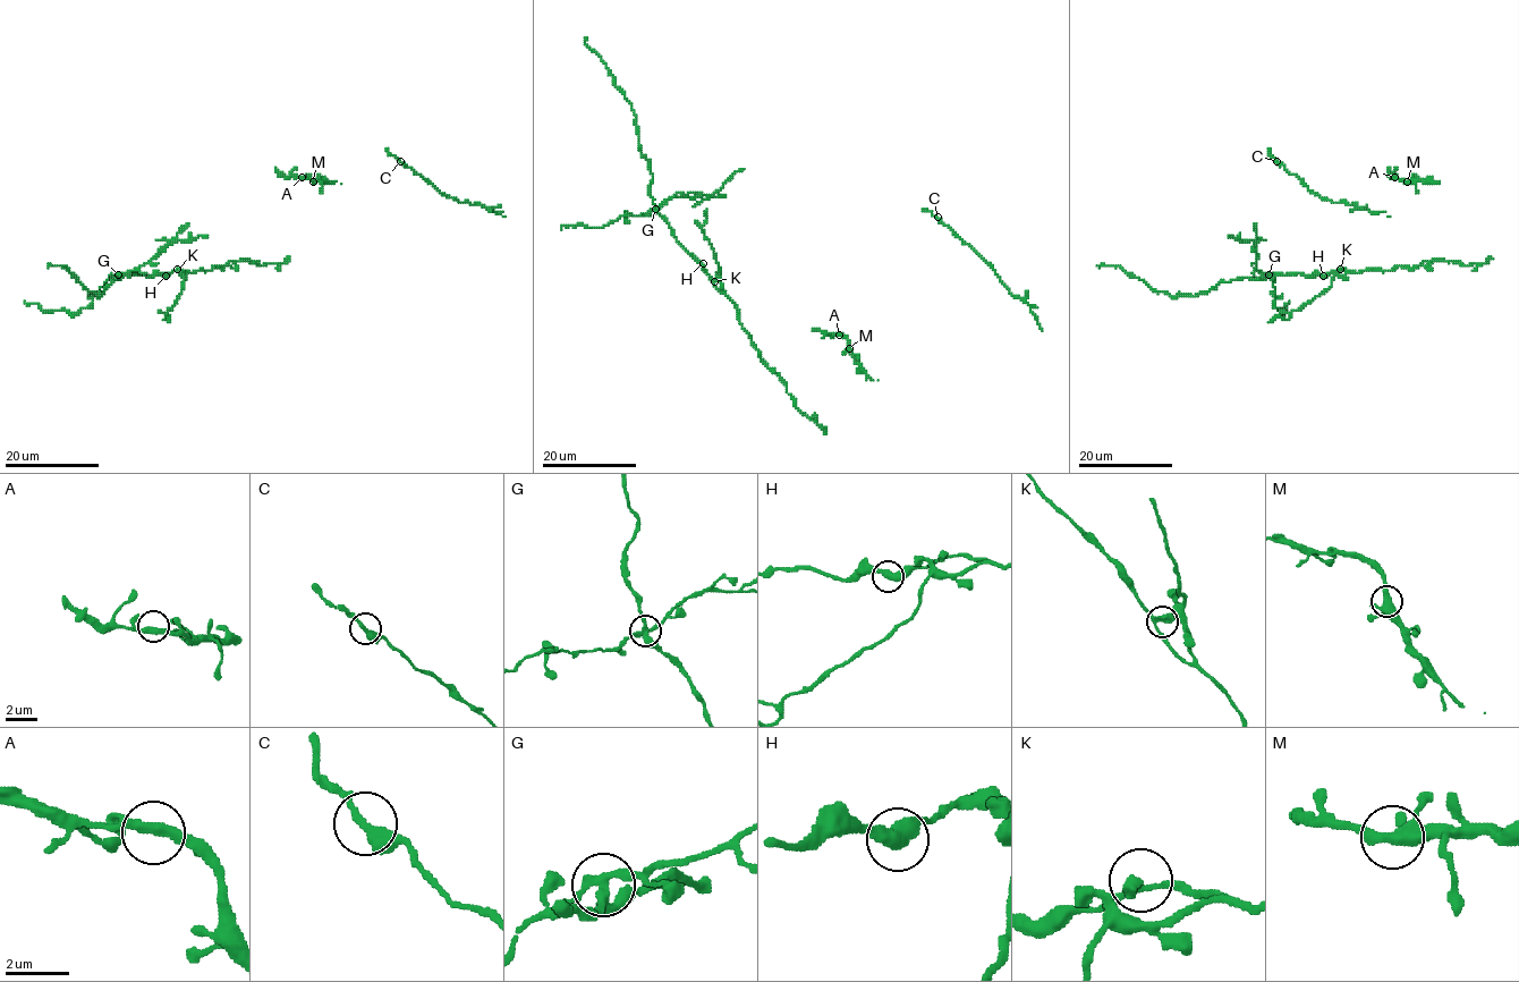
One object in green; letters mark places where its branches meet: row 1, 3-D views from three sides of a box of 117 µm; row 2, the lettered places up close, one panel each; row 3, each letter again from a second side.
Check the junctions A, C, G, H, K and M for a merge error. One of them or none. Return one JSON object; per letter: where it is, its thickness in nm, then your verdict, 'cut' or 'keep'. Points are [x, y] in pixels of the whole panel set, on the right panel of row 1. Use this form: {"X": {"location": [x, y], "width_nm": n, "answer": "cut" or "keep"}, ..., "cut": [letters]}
{"A": {"location": [1394, 177], "width_nm": 280, "answer": "keep"}, "C": {"location": [1276, 161], "width_nm": 320, "answer": "keep"}, "G": {"location": [1269, 274], "width_nm": 300, "answer": "cut"}, "H": {"location": [1323, 276], "width_nm": 400, "answer": "keep"}, "K": {"location": [1340, 269], "width_nm": 340, "answer": "keep"}, "M": {"location": [1407, 181], "width_nm": 380, "answer": "keep"}, "cut": ["G"]}

